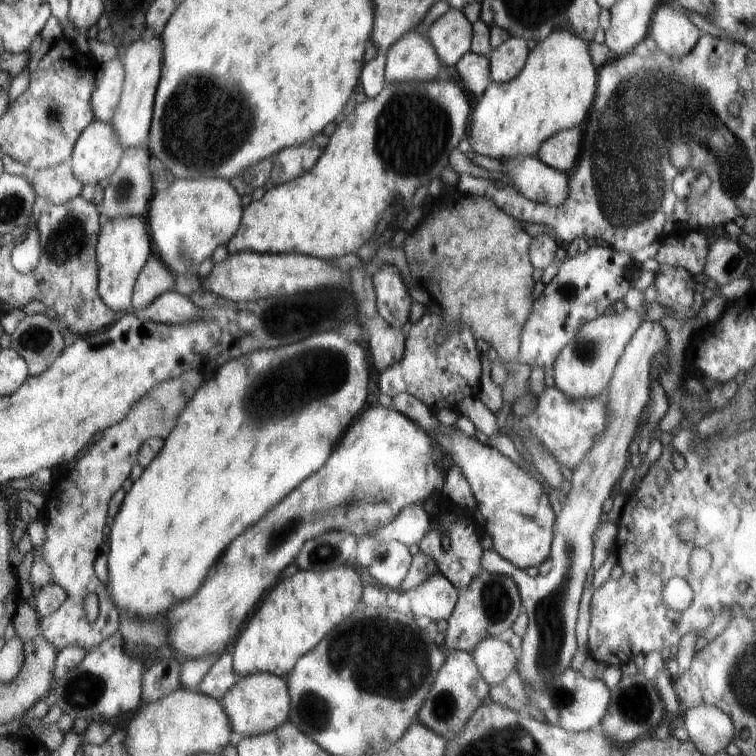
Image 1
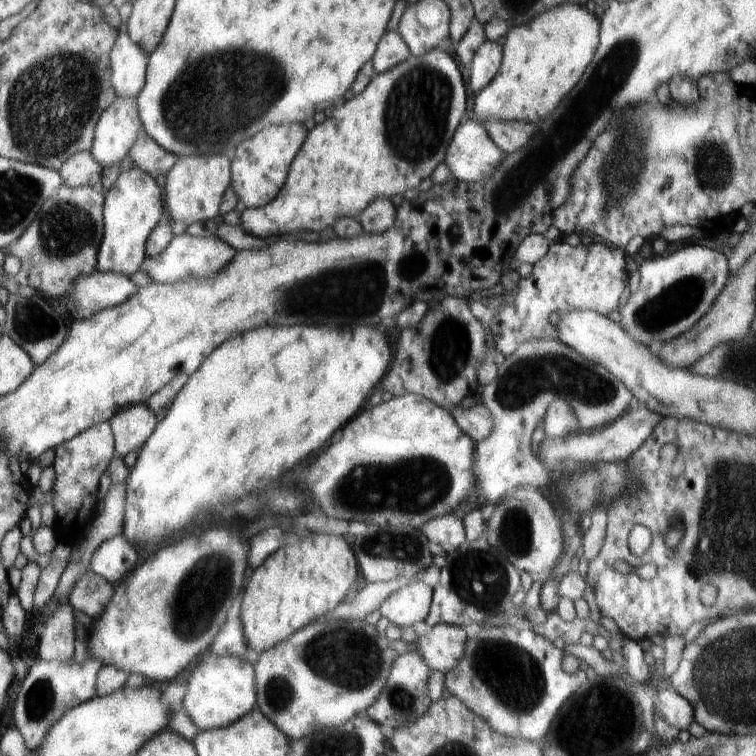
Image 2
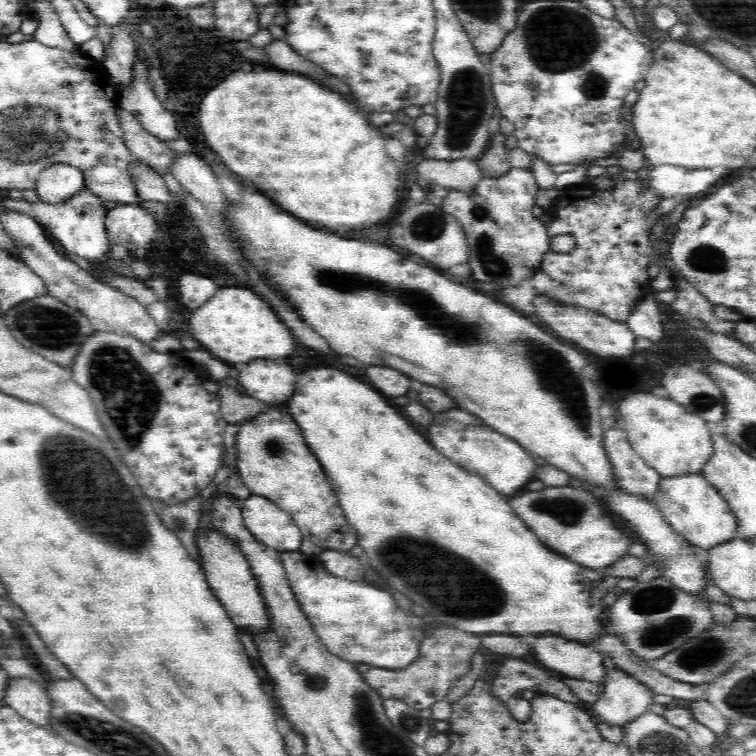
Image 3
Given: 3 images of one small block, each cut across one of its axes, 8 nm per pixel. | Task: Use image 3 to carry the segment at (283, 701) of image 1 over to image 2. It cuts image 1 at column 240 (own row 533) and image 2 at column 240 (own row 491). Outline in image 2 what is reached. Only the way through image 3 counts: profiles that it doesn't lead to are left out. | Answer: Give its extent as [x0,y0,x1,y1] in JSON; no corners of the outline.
[183,655,257,731]

